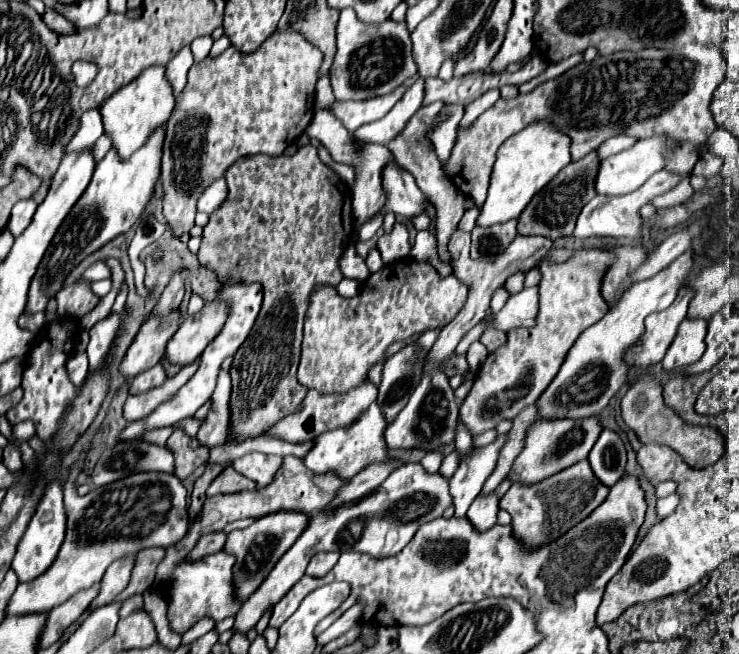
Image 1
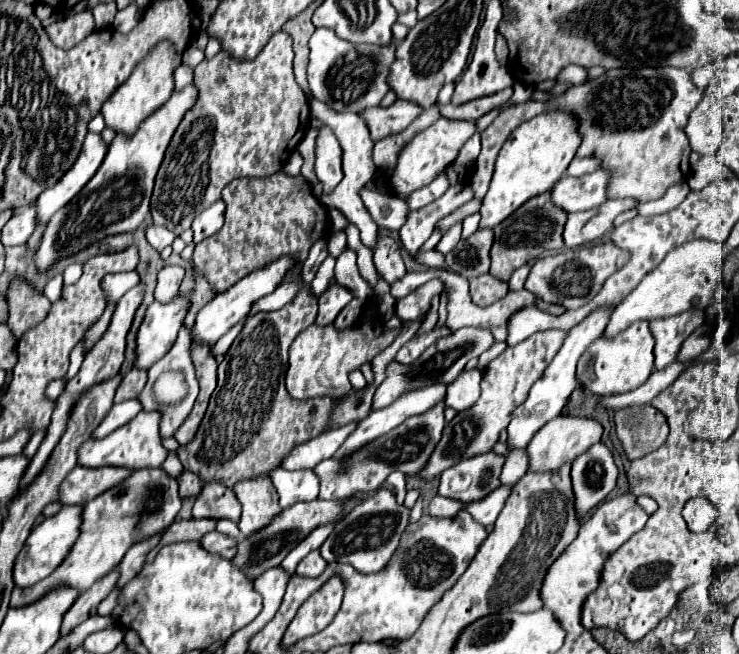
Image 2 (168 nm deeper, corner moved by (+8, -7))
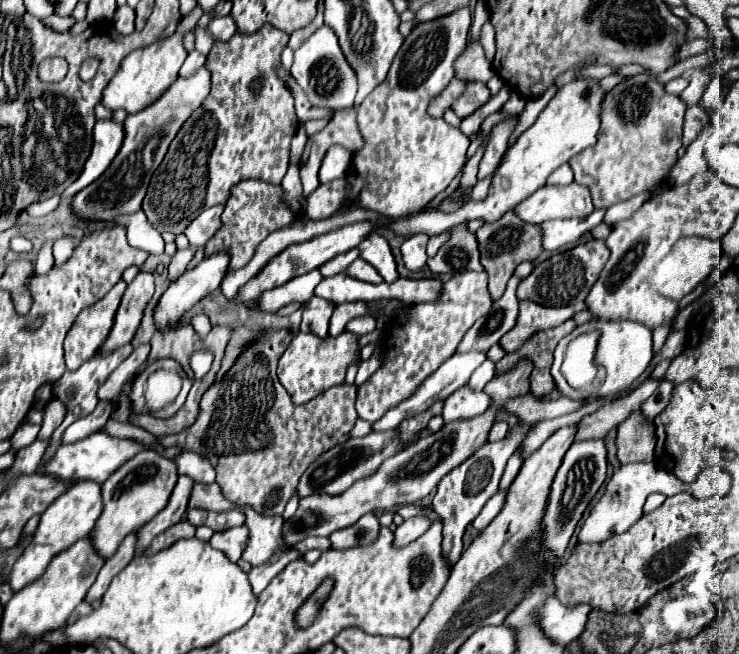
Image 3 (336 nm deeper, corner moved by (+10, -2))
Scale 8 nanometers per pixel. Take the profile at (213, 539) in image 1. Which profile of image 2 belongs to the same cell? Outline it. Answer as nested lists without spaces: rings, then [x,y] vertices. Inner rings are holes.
[[[209,532],[201,538],[201,546],[211,554],[219,554],[219,556],[231,560],[237,550],[237,540],[225,536],[225,534],[219,534],[219,532]]]

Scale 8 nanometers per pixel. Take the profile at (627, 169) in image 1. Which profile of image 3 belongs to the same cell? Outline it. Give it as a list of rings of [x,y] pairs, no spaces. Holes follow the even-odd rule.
[[[571,183],[565,187],[541,187],[531,197],[513,207],[525,223],[543,223],[547,219],[587,217],[593,211],[589,189]]]

